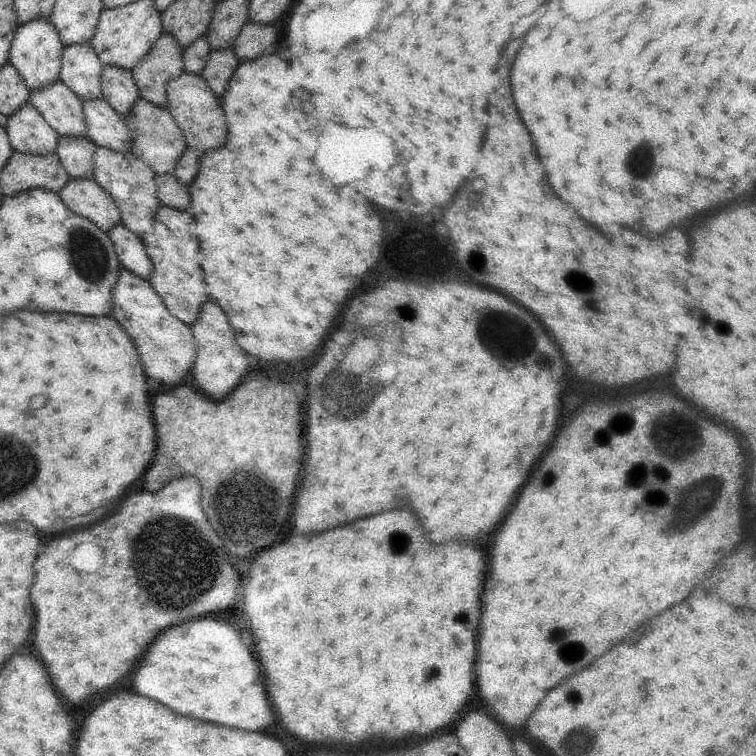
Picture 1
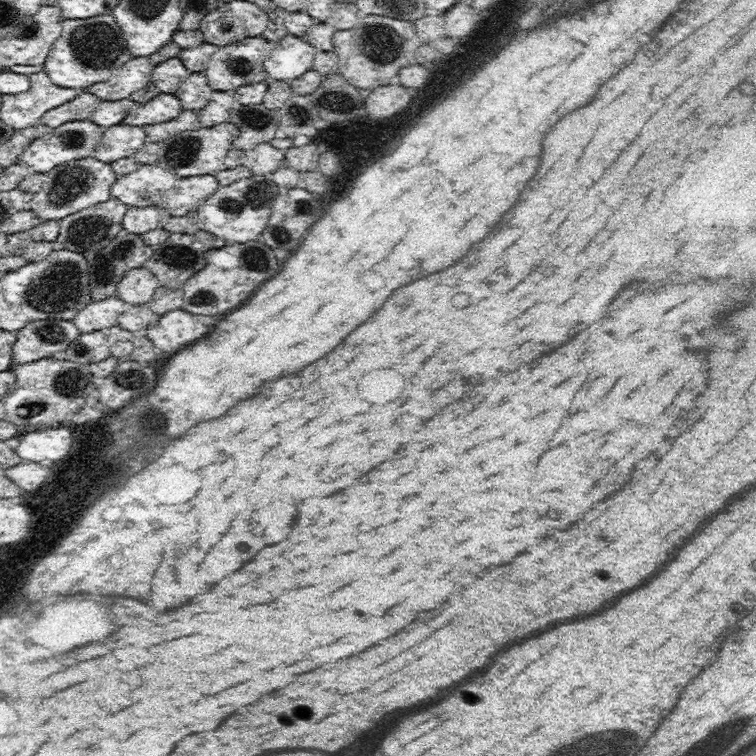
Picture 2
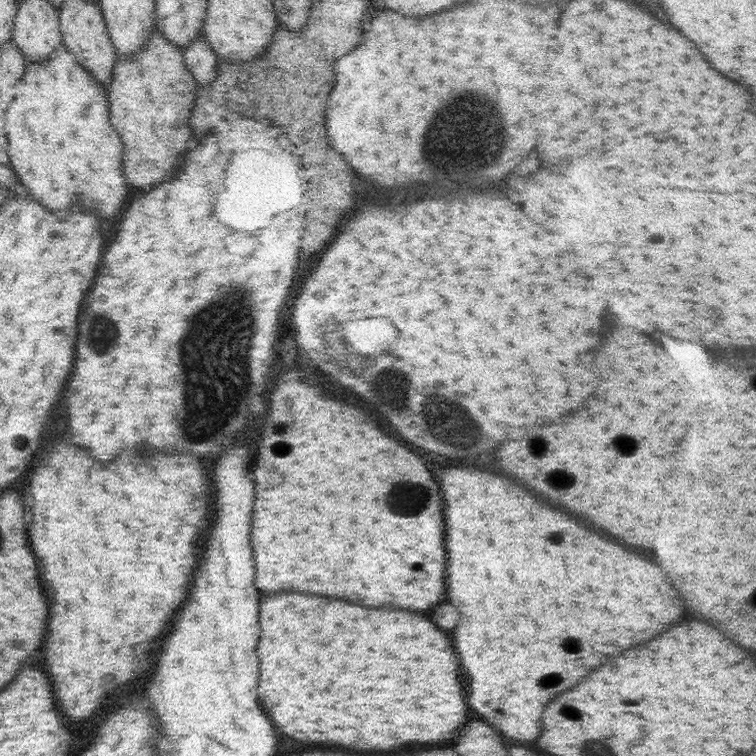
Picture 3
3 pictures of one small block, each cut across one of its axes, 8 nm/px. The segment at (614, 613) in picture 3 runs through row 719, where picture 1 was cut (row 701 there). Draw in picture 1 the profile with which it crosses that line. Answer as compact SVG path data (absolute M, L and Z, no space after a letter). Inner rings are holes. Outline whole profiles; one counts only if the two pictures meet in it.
M660 390L652 392L636 392L630 396L624 396L618 402L594 402L586 406L568 426L560 430L560 434L554 438L548 454L542 458L542 462L536 466L536 470L530 476L530 482L522 488L514 508L502 522L502 526L494 534L494 542L488 550L488 558L492 558L486 566L486 584L484 592L480 596L482 600L482 616L478 626L478 684L480 684L480 700L488 708L488 712L506 726L508 730L518 728L518 733L528 722L528 718L534 714L534 710L544 696L558 684L562 684L566 678L578 674L586 666L590 666L596 658L600 658L610 648L618 646L618 642L626 640L632 630L640 628L648 620L656 618L658 614L666 612L670 606L680 604L690 590L708 578L712 568L730 554L736 544L742 540L742 524L740 524L740 496L746 488L746 456L742 454L740 440L732 430L718 424L708 424L704 430L700 430L702 448L694 452L698 458L678 458L678 454L668 454L658 450L658 440L652 438L652 428L656 428L658 418L664 418L672 414L674 406L686 406L686 402L680 396L666 396Z

